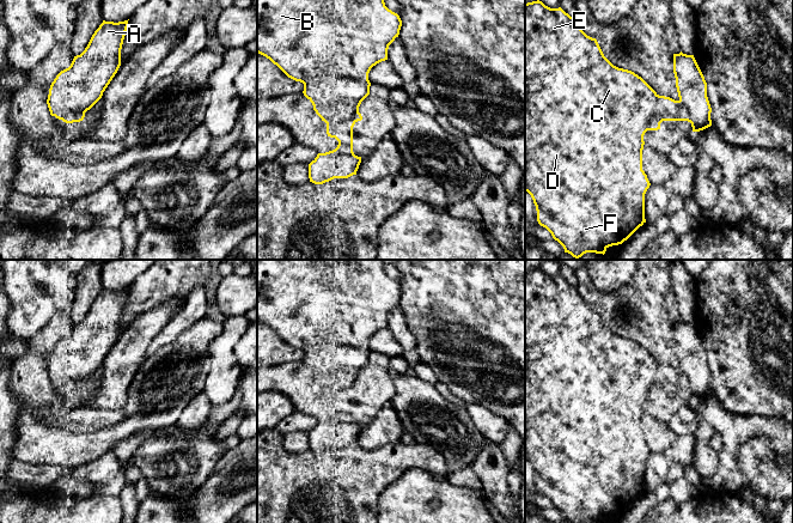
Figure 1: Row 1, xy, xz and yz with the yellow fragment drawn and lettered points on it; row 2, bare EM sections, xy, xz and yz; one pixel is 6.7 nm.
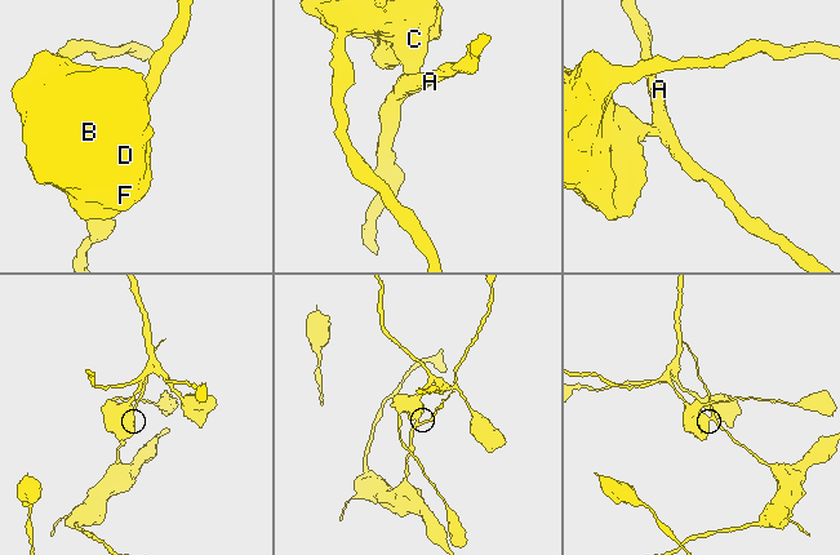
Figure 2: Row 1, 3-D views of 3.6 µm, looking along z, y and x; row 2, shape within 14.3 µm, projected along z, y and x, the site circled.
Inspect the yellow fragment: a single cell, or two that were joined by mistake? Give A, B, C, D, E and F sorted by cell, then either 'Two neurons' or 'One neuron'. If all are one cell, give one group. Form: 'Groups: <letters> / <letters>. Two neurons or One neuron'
Groups: A / B C D E F. Two neurons

